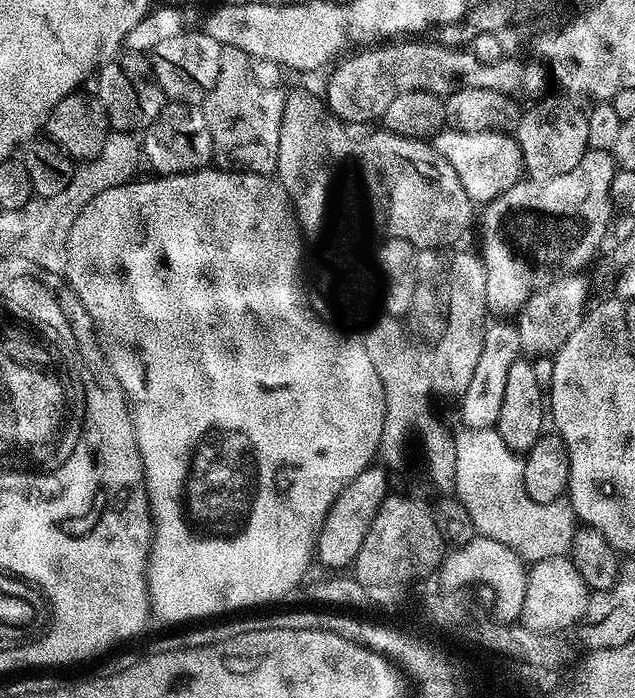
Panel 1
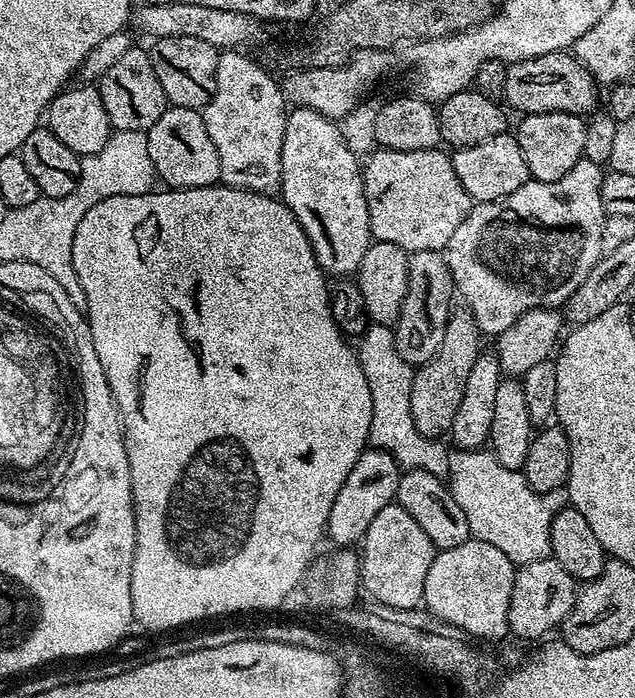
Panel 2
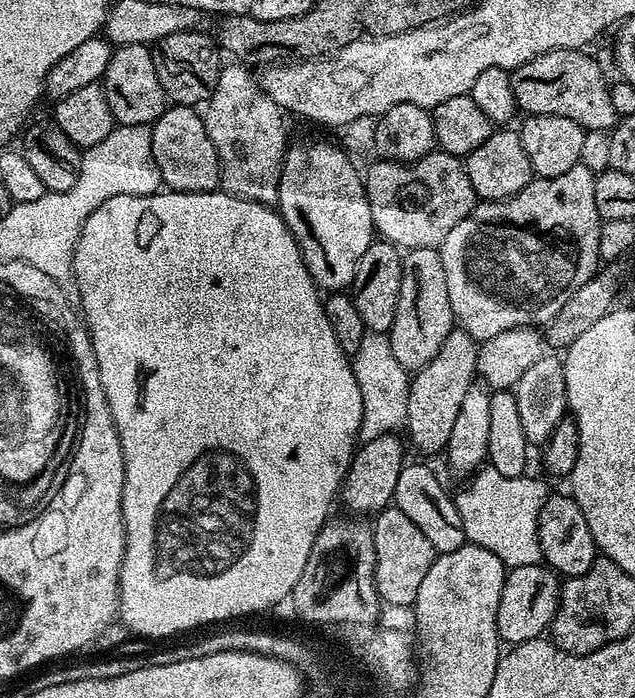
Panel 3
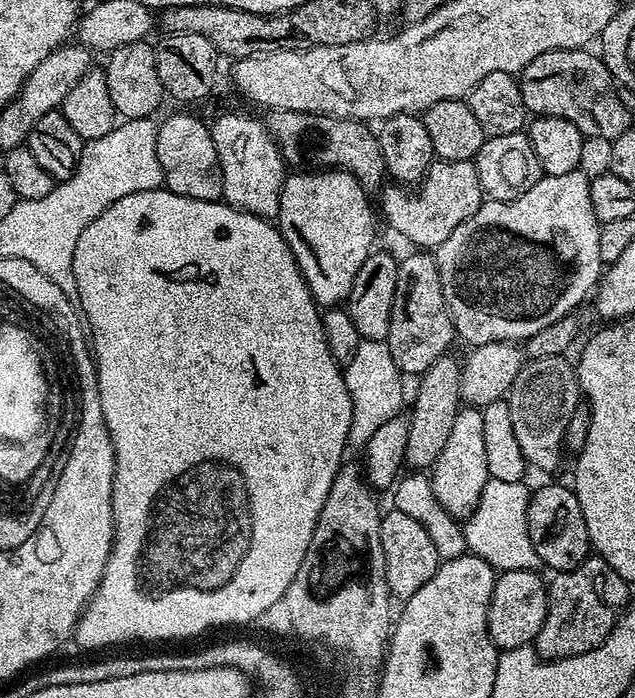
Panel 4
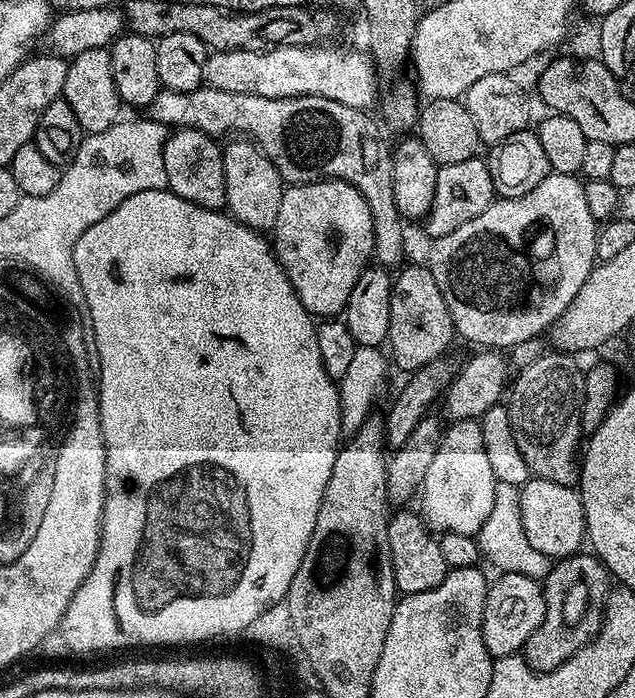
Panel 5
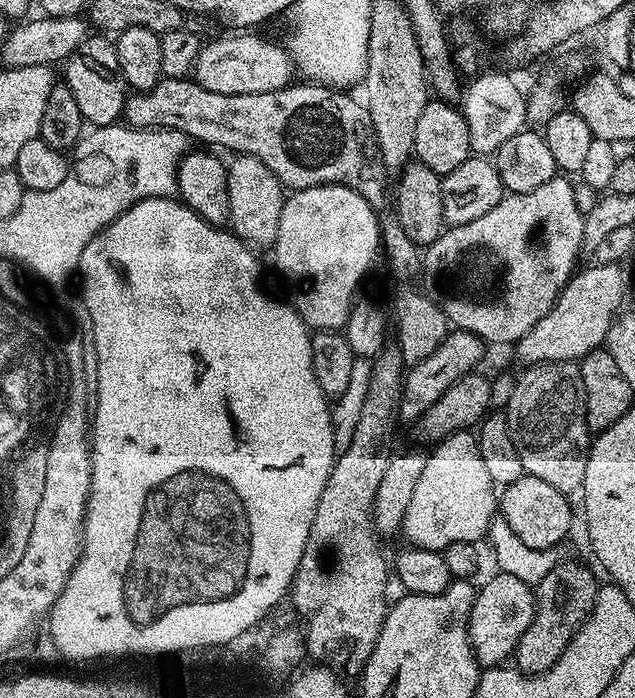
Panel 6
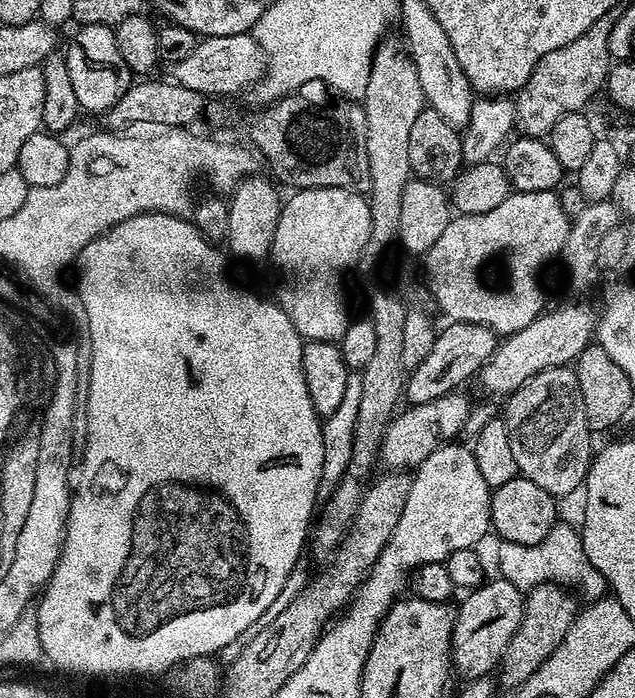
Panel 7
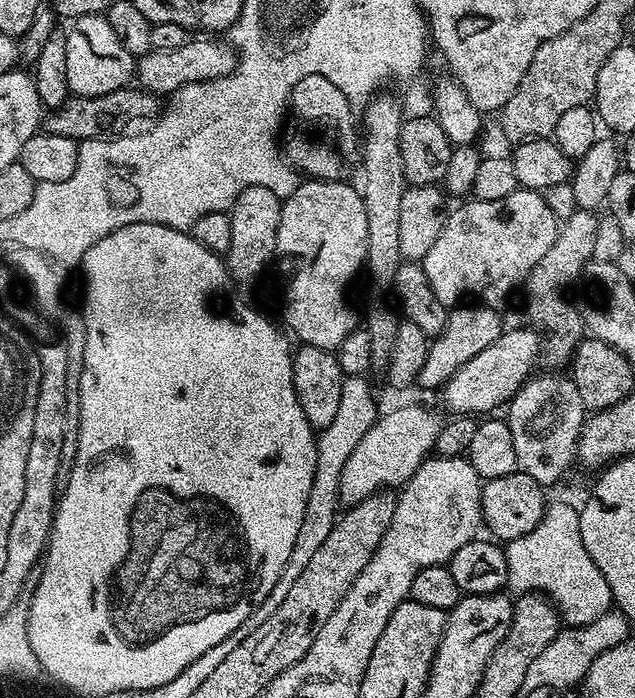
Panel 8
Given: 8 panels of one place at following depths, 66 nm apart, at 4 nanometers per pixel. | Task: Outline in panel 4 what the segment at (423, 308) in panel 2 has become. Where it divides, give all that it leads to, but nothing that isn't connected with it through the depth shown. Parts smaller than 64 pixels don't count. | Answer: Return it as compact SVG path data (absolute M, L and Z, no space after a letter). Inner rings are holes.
M426 252L413 253L404 258L402 256L399 261L394 307L390 316L390 334L385 340L394 364L406 376L423 375L437 358L449 351L448 346L456 338L445 295L442 294L435 257Z

